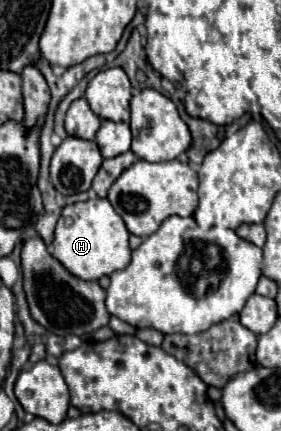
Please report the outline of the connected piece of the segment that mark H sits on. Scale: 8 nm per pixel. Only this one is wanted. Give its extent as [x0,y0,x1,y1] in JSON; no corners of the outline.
[53,198,131,280]

